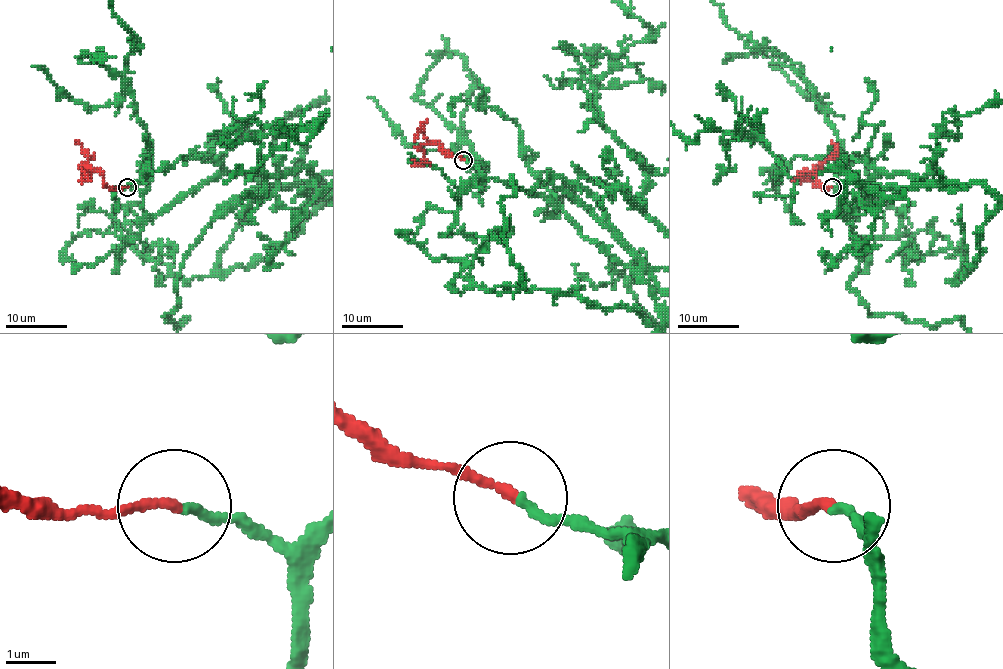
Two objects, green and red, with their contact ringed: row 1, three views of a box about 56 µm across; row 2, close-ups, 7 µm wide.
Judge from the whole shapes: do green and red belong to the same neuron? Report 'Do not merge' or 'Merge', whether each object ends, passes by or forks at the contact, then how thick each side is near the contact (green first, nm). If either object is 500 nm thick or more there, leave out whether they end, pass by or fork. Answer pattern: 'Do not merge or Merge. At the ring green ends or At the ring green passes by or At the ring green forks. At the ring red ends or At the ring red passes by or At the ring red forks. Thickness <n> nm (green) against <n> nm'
Merge. At the ring green ends. At the ring red ends. Thickness 170 nm (green) against 200 nm

